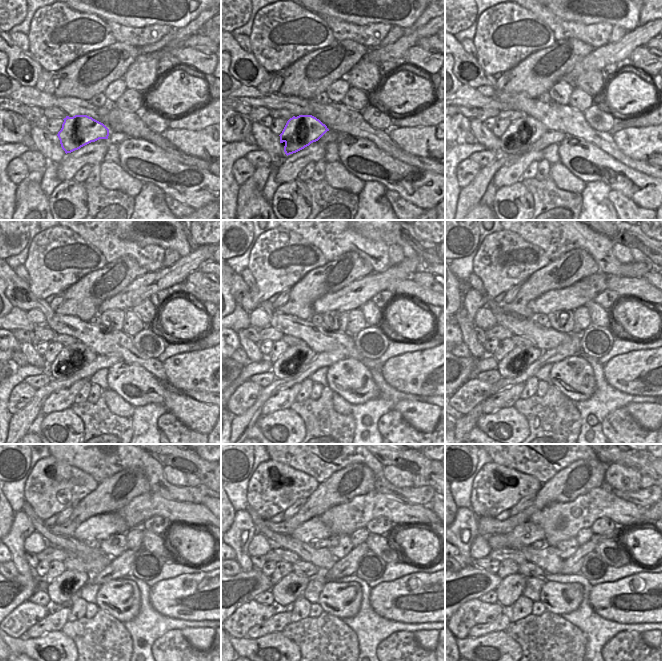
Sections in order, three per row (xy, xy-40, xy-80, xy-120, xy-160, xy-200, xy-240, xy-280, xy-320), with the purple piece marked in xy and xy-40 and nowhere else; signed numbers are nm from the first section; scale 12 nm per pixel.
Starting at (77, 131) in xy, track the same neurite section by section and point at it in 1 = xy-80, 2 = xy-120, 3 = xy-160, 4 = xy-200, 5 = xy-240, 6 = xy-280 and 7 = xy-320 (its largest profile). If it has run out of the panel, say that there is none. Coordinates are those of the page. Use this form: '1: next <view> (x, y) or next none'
1: next xy-80 (514, 133)
2: next xy-120 (62, 367)
3: next xy-160 (285, 367)
4: next xy-200 (510, 366)
5: next xy-240 (60, 591)
6: next xy-280 (284, 592)
7: next xy-320 (511, 588)

